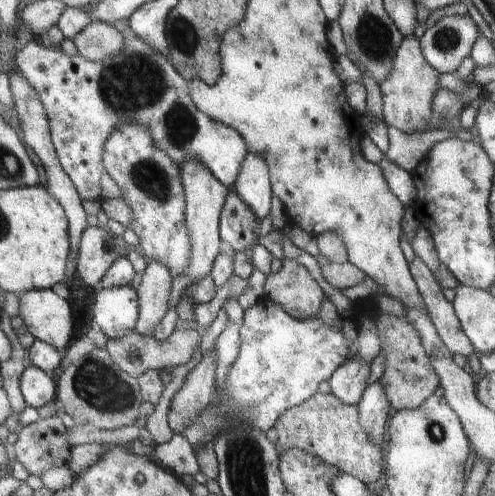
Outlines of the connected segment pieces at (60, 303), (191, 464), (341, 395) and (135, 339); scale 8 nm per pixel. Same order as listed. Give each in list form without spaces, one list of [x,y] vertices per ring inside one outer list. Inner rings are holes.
[[[34,290],[20,295],[22,298],[22,316],[30,332],[37,339],[52,344],[60,353],[63,359],[67,359],[67,351],[76,340],[76,322],[74,322],[74,310],[70,306],[70,302],[66,298],[62,298],[60,294],[56,294],[54,290]]]
[[[181,434],[175,435],[169,443],[156,445],[147,458],[180,478],[196,476],[199,472],[196,449],[190,439]]]
[[[356,354],[341,364],[327,381],[330,384],[331,393],[344,404],[358,405],[368,386],[369,376],[370,364],[362,362]]]
[[[176,329],[176,332],[167,341],[158,340],[155,336],[144,336],[137,330],[133,330],[126,338],[109,339],[106,349],[128,374],[139,379],[148,371],[160,371],[171,366],[177,367],[192,362],[194,354],[196,354],[196,344],[200,339],[200,333],[193,329]]]

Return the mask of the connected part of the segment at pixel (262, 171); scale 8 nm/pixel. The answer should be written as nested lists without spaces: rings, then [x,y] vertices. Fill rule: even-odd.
[[[256,153],[247,154],[234,190],[252,207],[260,220],[266,218],[270,213],[273,192],[264,157]]]

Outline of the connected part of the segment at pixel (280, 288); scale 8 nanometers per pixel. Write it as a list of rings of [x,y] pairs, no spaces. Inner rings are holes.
[[[284,257],[280,272],[270,273],[264,284],[264,296],[276,301],[294,318],[318,315],[324,291],[310,271],[296,259]]]

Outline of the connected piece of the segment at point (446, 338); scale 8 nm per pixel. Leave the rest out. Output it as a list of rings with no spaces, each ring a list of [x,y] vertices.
[[[409,254],[408,260],[412,278],[427,306],[427,313],[436,327],[438,336],[453,355],[462,354],[468,358],[475,350],[462,330],[453,304],[446,300],[438,280],[419,256]]]

